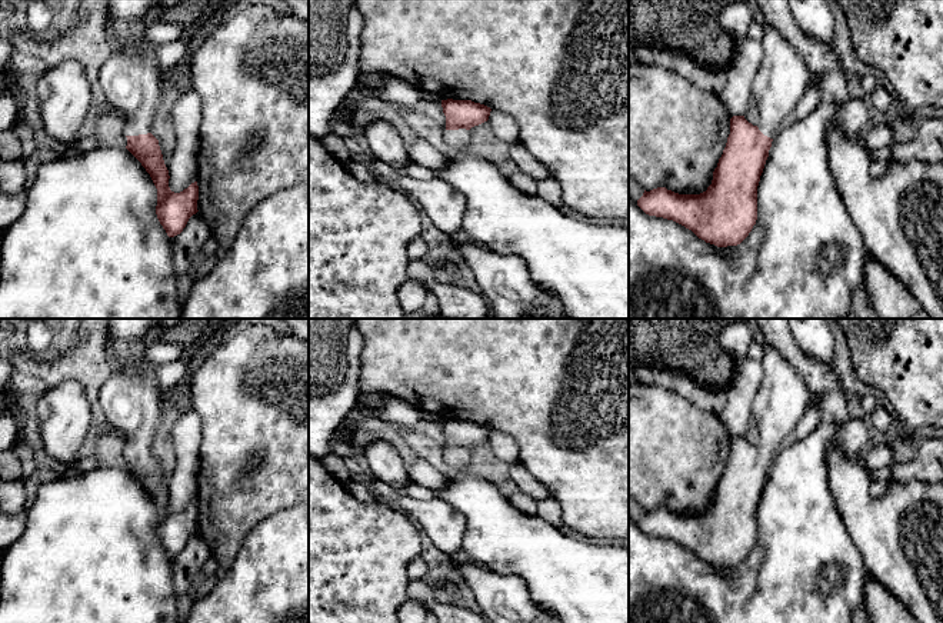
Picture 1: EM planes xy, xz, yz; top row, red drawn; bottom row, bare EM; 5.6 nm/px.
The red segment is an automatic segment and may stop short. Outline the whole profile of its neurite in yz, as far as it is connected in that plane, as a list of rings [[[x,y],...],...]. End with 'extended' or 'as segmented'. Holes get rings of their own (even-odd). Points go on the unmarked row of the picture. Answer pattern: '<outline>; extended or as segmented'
[[[766,347],[763,377],[752,404],[752,416],[759,427],[760,444],[753,446],[744,436],[730,439],[730,454],[713,492],[712,504],[700,514],[679,514],[666,507],[643,513],[637,526],[649,536],[673,540],[692,550],[699,559],[717,567],[737,566],[752,552],[757,540],[757,506],[772,462],[787,443],[810,402],[803,376],[776,349]]]; extended

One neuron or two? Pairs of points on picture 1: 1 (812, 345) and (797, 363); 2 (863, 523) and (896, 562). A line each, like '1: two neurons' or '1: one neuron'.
1: two neurons
2: one neuron

